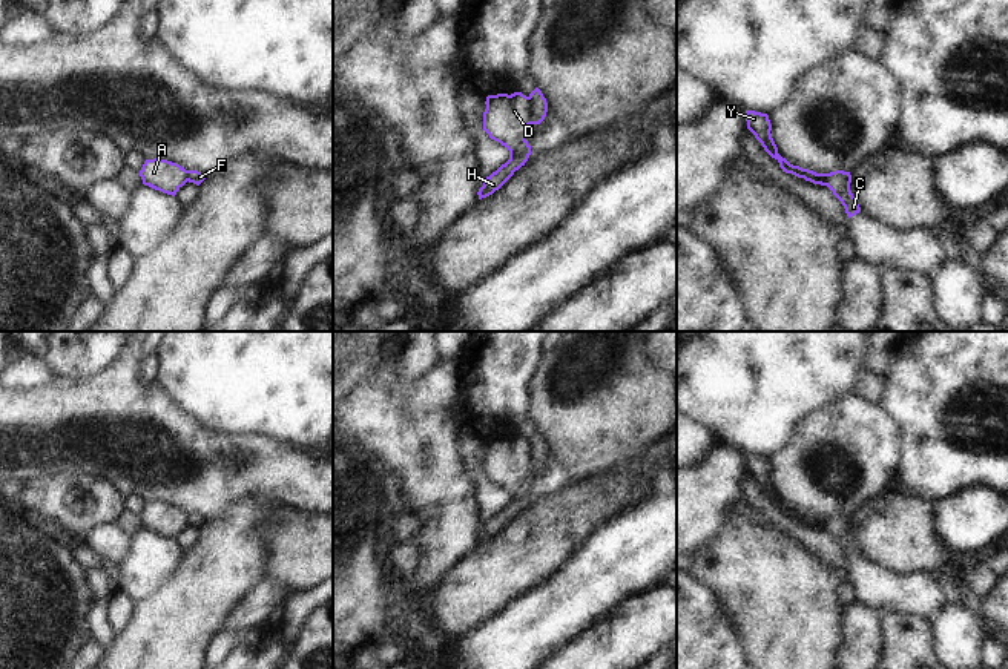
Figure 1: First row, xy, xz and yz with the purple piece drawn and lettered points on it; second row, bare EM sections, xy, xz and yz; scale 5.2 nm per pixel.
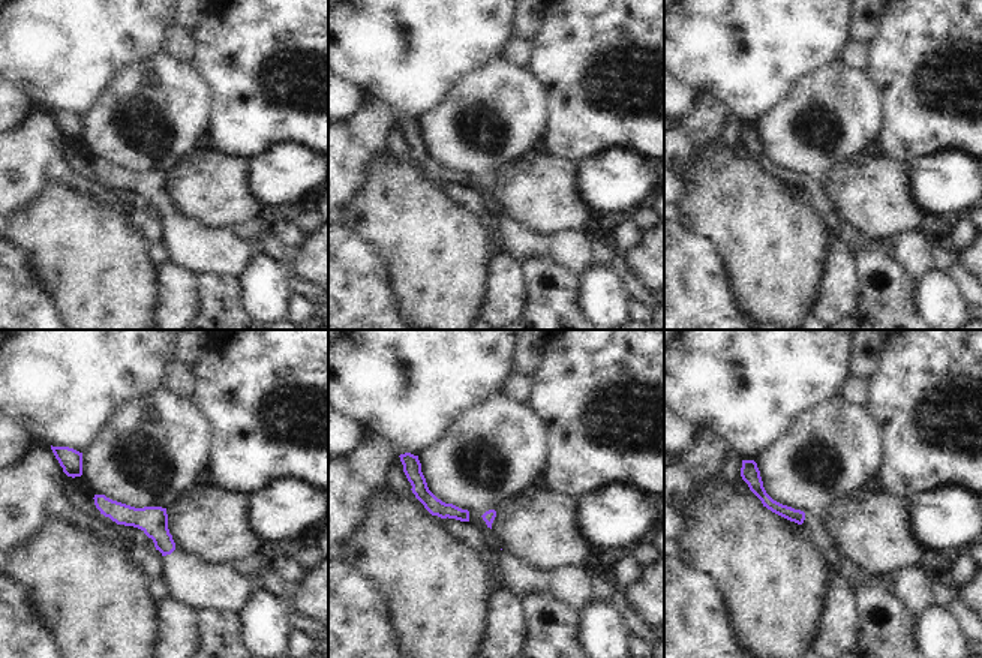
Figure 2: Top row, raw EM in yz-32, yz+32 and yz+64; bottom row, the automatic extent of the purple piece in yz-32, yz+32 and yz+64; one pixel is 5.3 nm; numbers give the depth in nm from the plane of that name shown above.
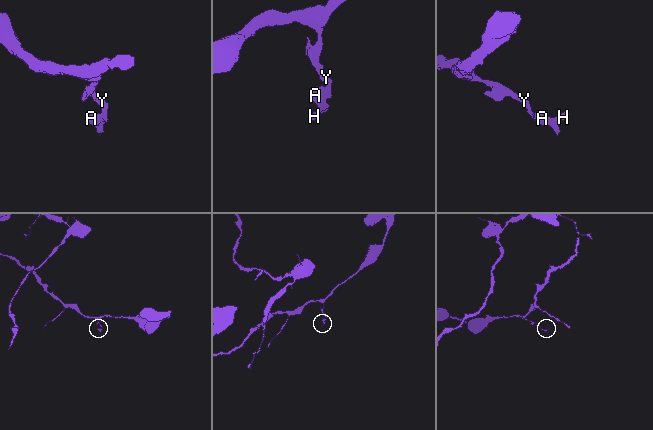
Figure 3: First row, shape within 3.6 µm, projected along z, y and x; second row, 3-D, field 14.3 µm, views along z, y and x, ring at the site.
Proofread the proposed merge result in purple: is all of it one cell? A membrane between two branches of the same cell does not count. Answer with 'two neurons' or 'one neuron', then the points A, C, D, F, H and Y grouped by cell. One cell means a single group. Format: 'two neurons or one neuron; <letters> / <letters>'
two neurons; A C D H / F Y

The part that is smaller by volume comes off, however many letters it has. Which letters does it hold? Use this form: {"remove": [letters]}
{"remove": ["A", "C", "D", "H"]}

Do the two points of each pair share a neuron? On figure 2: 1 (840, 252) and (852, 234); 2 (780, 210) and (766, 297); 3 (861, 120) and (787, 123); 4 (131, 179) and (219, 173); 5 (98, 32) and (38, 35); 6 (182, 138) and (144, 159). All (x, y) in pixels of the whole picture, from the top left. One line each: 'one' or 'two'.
1: two
2: one
3: one
4: two
5: one
6: one

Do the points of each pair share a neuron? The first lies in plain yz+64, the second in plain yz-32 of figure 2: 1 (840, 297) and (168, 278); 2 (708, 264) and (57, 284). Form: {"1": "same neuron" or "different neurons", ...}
{"1": "same neuron", "2": "different neurons"}

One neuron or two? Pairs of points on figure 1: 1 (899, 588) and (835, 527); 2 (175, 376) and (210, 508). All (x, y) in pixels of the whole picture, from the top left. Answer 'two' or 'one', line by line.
1: one
2: two

